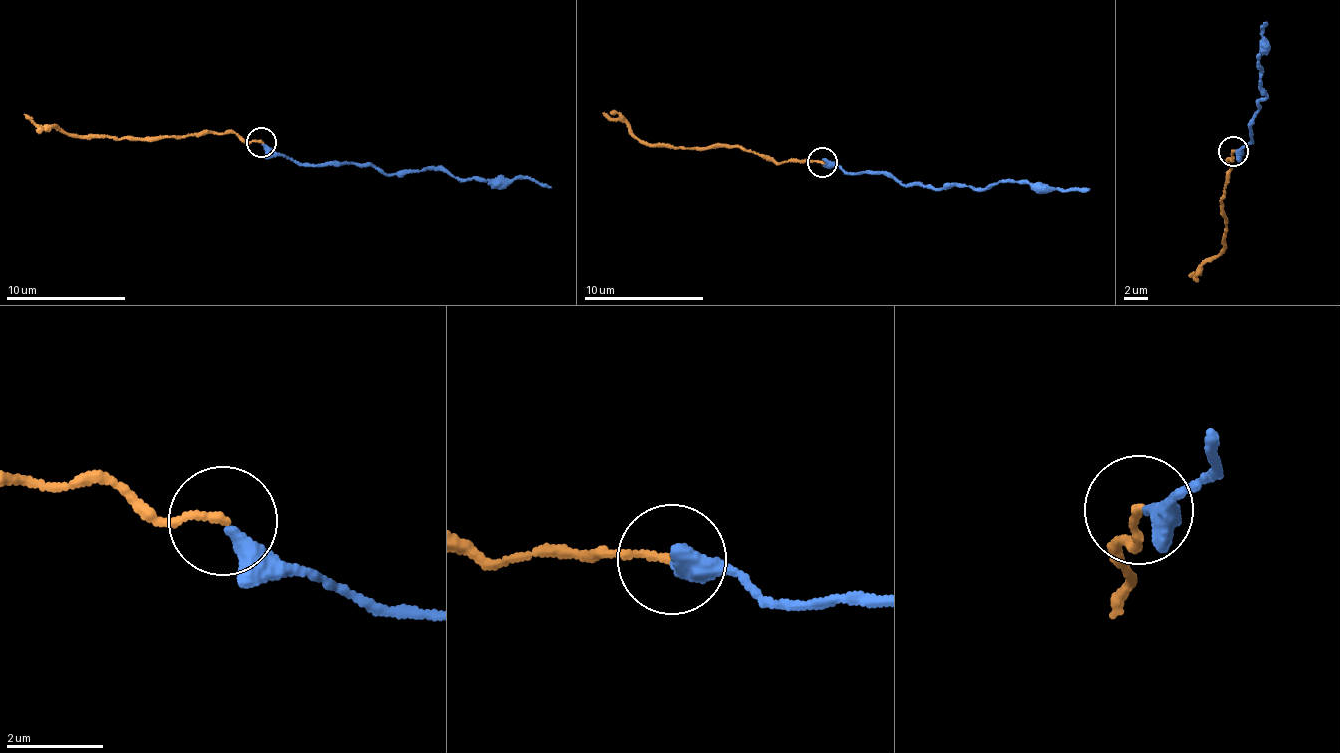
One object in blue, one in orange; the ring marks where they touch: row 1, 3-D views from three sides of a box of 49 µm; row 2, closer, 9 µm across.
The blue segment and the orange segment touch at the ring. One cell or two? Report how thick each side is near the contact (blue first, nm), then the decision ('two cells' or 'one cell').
calibres 340 and 150 nm; one cell

